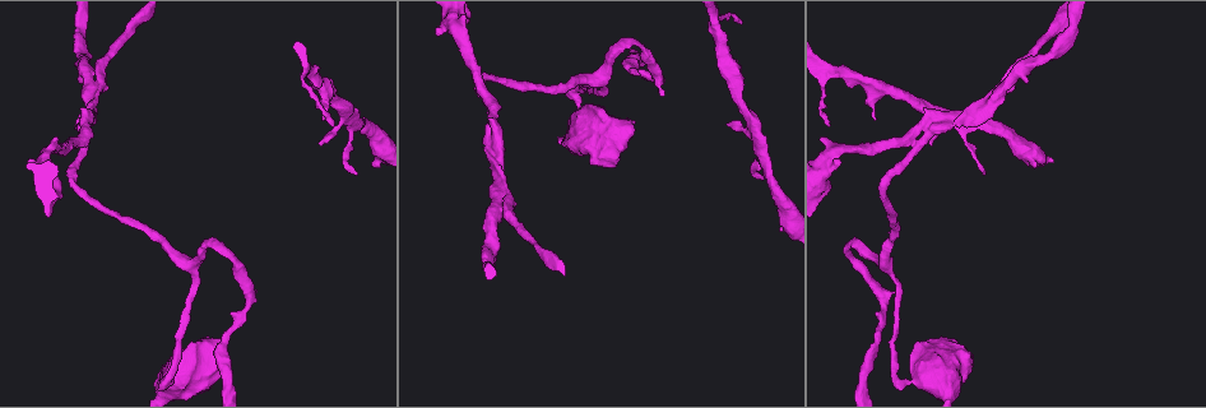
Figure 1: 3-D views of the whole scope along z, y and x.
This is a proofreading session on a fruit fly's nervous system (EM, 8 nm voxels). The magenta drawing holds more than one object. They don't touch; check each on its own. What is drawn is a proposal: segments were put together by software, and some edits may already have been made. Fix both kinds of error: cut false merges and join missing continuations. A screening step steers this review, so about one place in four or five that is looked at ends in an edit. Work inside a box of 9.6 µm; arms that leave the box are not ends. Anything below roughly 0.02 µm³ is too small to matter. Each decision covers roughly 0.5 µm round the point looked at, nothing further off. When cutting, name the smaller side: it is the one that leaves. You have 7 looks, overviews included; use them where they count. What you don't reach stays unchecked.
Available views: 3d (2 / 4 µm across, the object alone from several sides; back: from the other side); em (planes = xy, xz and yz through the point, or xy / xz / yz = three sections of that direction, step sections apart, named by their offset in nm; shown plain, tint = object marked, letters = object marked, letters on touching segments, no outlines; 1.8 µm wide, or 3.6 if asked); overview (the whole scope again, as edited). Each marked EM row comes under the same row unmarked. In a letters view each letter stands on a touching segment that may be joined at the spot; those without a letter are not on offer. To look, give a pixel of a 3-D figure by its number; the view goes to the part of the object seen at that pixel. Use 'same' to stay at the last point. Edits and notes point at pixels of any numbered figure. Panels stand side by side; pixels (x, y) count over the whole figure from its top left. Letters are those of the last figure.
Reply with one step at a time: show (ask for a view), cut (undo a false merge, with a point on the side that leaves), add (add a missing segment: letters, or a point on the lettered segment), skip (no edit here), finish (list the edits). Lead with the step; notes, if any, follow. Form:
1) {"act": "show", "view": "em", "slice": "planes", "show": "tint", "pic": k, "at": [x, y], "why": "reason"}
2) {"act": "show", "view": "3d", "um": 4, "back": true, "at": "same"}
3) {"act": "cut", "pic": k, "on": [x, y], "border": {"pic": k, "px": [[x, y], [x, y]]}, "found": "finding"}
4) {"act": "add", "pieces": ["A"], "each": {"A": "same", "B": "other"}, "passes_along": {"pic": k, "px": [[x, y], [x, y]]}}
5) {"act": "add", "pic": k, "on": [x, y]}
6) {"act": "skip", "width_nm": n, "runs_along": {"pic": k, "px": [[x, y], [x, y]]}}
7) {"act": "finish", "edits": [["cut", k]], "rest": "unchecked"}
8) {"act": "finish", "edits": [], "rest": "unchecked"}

{"act": "show", "view": "3d", "um": 2, "pic": 1, "at": [214, 246], "why": "sharp bend"}

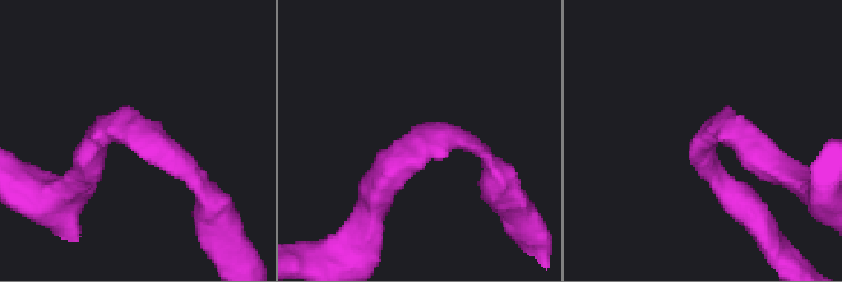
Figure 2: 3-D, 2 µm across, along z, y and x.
{"act": "show", "view": "em", "slice": "planes", "show": "tint", "pic": 2, "at": [419, 144]}

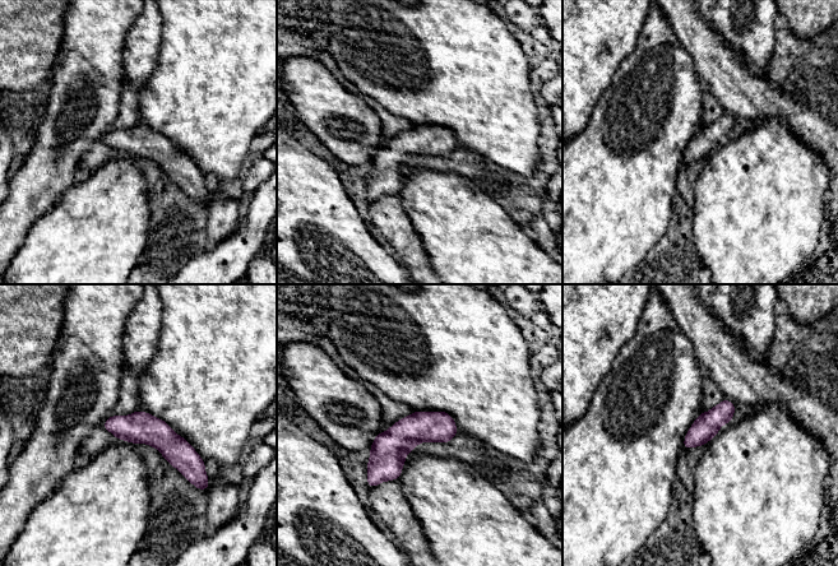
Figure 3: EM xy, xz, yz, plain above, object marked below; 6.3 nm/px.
{"act": "show", "view": "em", "slice": "planes", "show": "letters", "at": "same"}

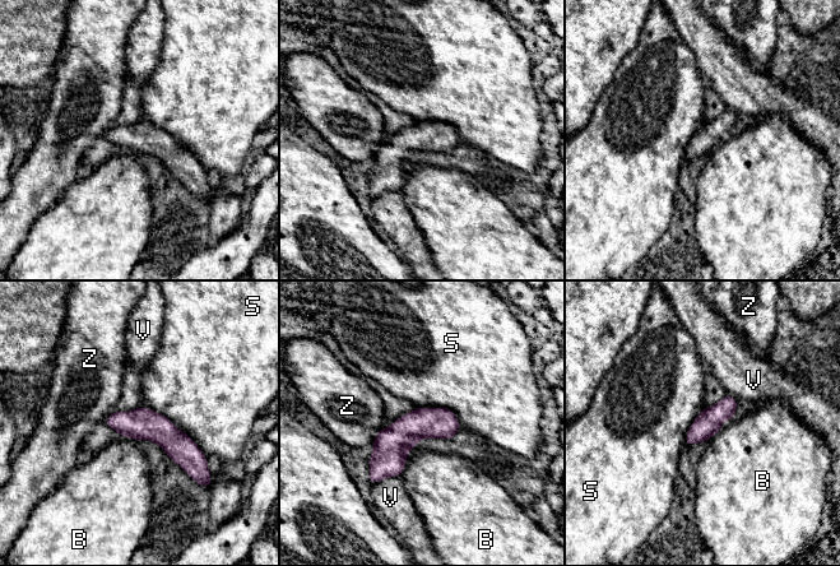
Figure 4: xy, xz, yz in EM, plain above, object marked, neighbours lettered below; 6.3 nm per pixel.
{"act": "skip", "each": {"B": "other", "S": "other", "V": "other", "Z": "other"}, "runs_along": {"pic": 4, "px": [[450, 413], [423, 422], [372, 479]]}, "found": "all the same cell"}

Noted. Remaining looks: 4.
{"act": "show", "view": "em", "slice": "planes", "show": "tint", "pic": 1, "at": [663, 96]}

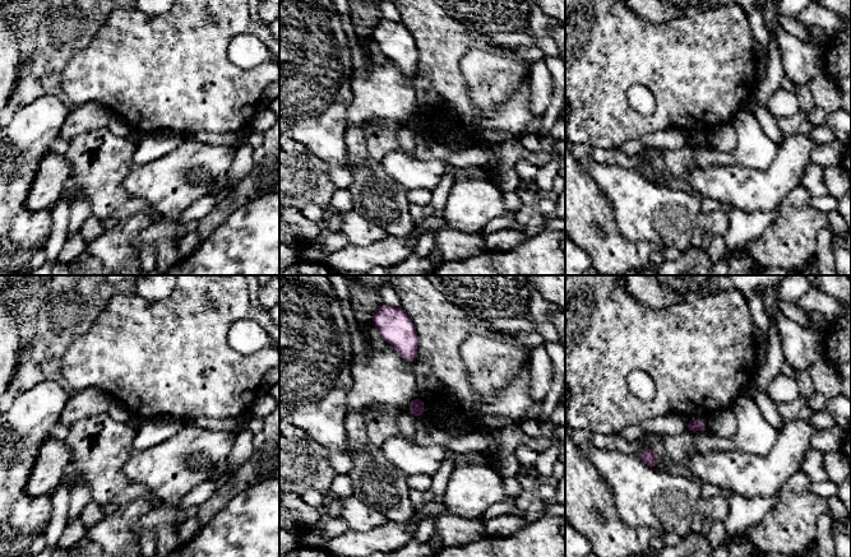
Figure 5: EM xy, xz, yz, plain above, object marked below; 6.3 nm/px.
{"act": "show", "view": "em", "slice": "planes", "show": "letters", "at": "same", "why": "what lies round it"}

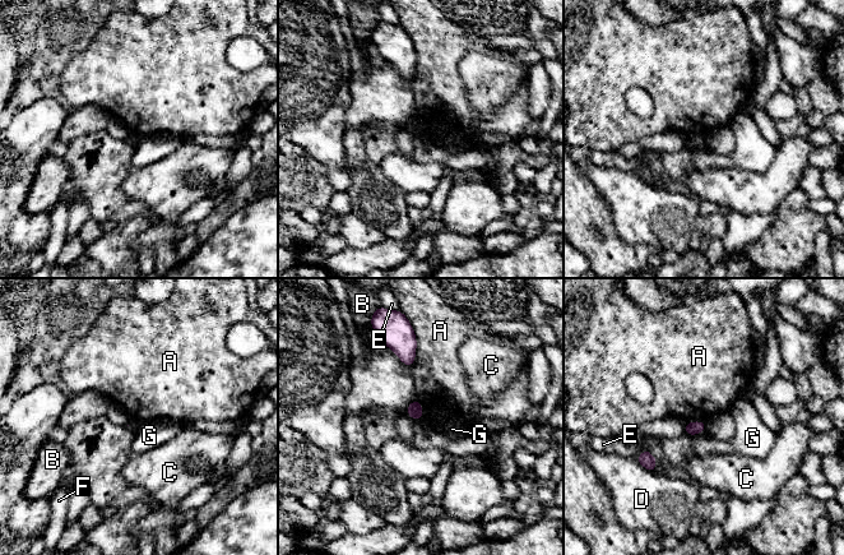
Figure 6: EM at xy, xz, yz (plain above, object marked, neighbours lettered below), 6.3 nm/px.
{"act": "skip", "each": {"A": "other", "B": "other", "C": "other", "D": "other", "E": "other", "F": "other", "G": "other"}, "border": {"pic": 6, "px": [[416, 333], [416, 359], [413, 364]]}, "found": "none of them fits"}

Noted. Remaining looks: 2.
{"act": "finish", "edits": [], "rest": "unchecked"}

